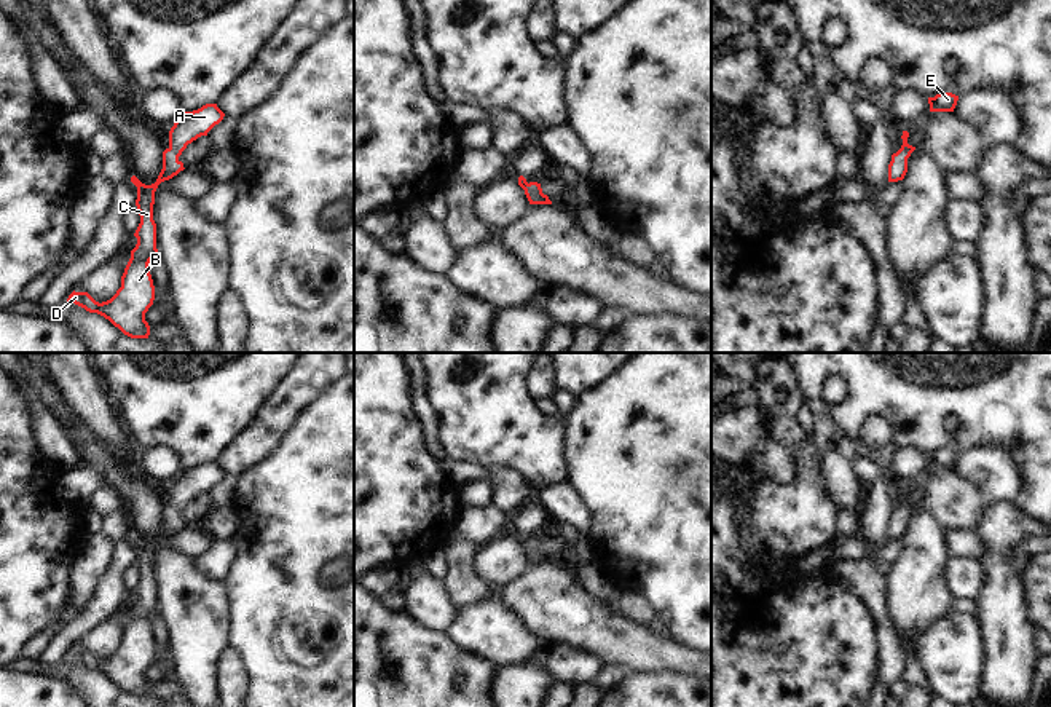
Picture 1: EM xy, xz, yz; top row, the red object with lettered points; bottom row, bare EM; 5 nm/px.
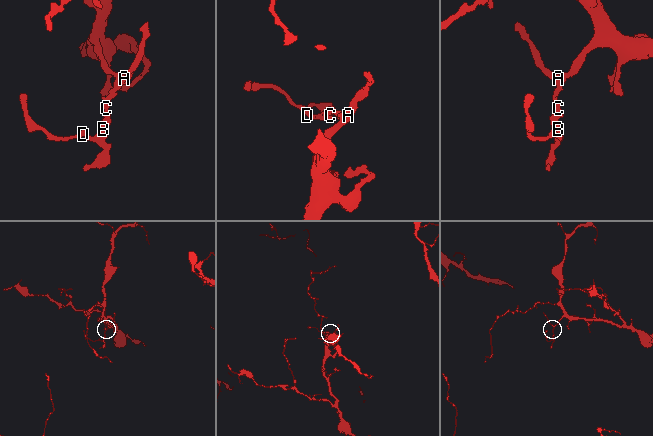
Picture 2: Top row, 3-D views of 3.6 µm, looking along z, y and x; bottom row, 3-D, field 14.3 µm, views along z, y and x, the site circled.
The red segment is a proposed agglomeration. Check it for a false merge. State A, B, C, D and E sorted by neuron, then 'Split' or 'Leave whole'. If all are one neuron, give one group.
Groups: A B C D E. Leave whole.

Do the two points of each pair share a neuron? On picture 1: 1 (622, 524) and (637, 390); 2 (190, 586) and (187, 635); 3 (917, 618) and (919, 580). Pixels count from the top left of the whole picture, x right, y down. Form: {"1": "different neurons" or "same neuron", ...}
{"1": "same neuron", "2": "same neuron", "3": "same neuron"}

